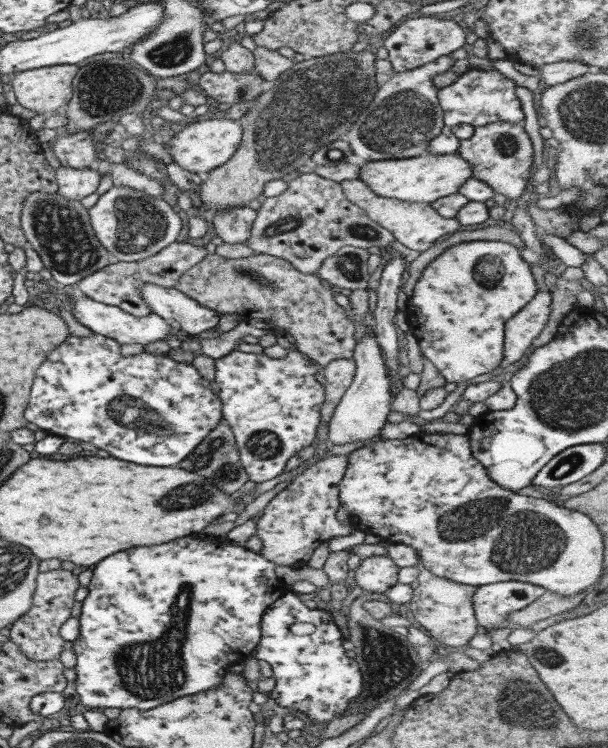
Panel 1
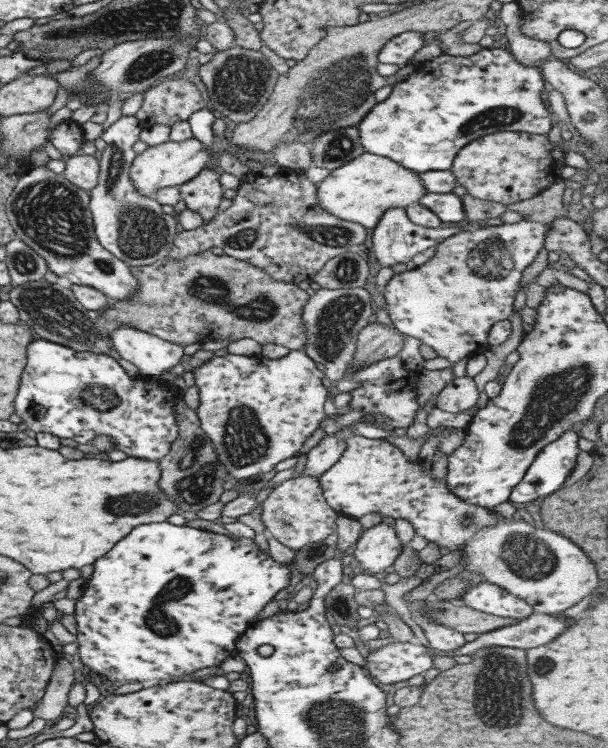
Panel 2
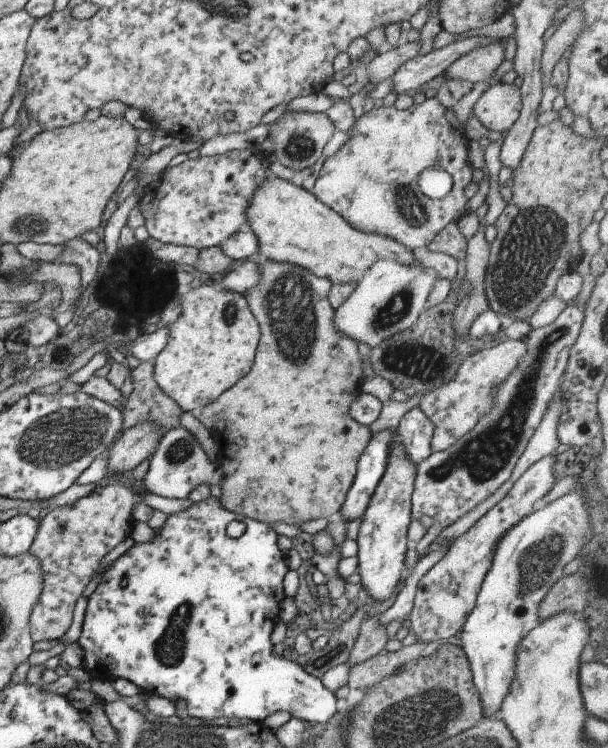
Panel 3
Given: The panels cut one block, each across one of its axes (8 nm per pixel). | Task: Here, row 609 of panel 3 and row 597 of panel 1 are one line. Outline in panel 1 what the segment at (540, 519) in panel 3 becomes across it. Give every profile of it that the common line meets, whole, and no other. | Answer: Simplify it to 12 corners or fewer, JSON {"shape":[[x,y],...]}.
{"shape":[[520,581],[474,592],[478,626],[501,629],[546,588]]}

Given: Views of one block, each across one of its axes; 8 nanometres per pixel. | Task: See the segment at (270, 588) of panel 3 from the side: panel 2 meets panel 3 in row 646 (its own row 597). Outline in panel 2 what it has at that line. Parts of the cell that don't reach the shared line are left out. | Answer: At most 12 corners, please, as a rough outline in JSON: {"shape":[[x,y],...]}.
{"shape":[[168,521],[94,562],[78,654],[171,683],[290,584],[250,538]]}

